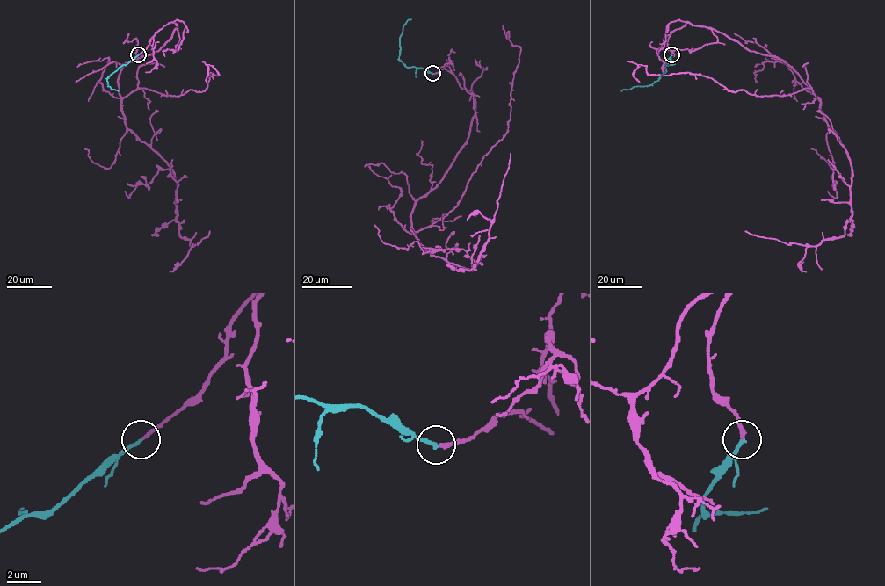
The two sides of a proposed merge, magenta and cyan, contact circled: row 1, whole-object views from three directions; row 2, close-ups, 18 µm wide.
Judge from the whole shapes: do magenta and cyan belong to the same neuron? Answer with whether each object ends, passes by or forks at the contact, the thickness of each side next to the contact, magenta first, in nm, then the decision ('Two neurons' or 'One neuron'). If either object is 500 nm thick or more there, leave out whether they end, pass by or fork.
At the ring magenta ends. At the ring cyan ends. Thickness 200 nm (magenta) against 200 nm. One neuron

